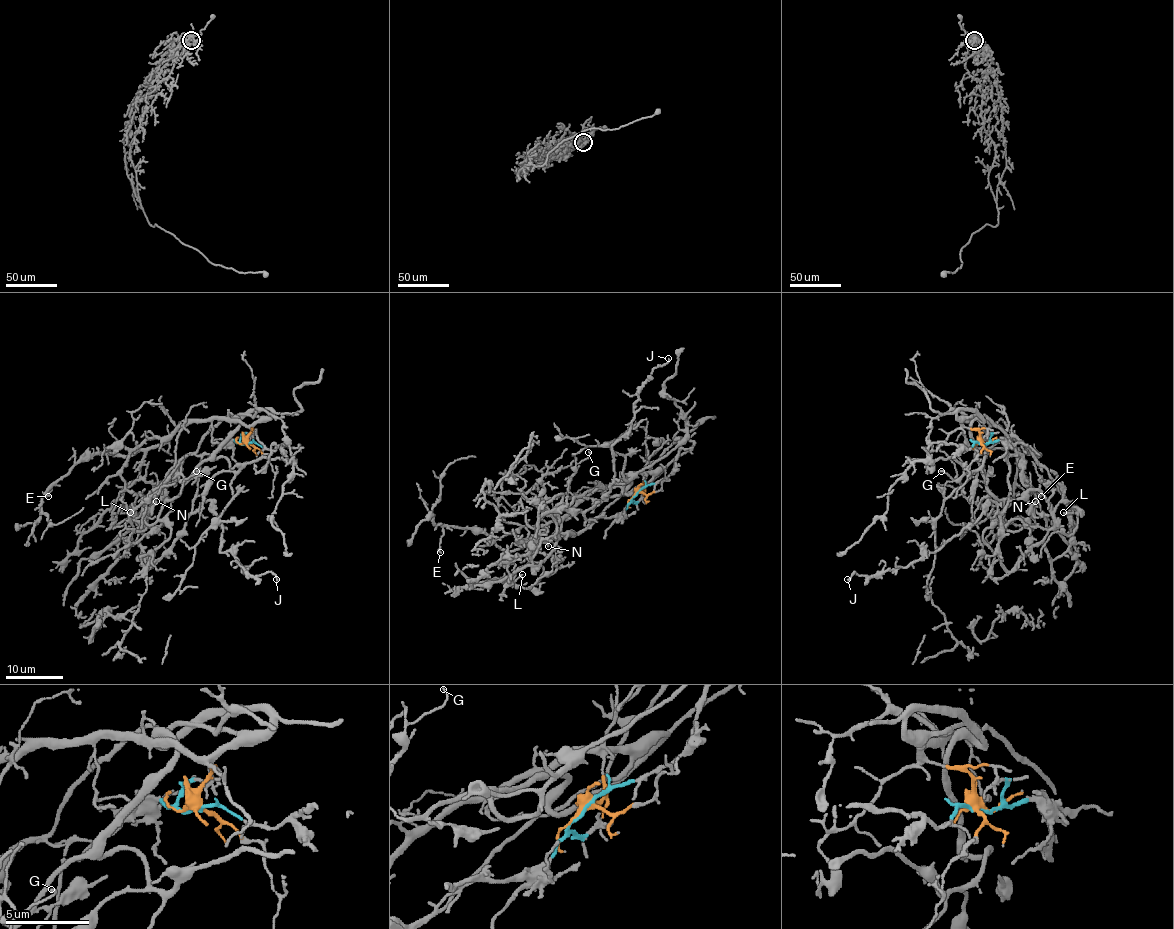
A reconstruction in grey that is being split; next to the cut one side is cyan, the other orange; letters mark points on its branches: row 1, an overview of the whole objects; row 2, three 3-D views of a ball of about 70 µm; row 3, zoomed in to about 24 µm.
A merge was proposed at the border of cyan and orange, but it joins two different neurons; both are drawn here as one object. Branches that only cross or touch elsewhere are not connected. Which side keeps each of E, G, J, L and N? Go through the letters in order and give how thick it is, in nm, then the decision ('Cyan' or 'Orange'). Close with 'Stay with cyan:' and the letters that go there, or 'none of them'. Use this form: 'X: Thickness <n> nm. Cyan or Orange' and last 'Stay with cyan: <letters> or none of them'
E: Thickness 130 nm. Orange
G: Thickness 100 nm. Orange
J: Thickness 150 nm. Cyan
L: Thickness 120 nm. Orange
N: Thickness 150 nm. Orange
Stay with cyan: J

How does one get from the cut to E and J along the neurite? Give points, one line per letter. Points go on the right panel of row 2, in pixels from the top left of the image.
E: (981, 443), (965, 421), (989, 420), (1040, 454), (1025, 453), (1015, 479), (1041, 496)
J: (981, 443), (1001, 440), (1007, 506), (1001, 512), (991, 500), (906, 567), (847, 580)

